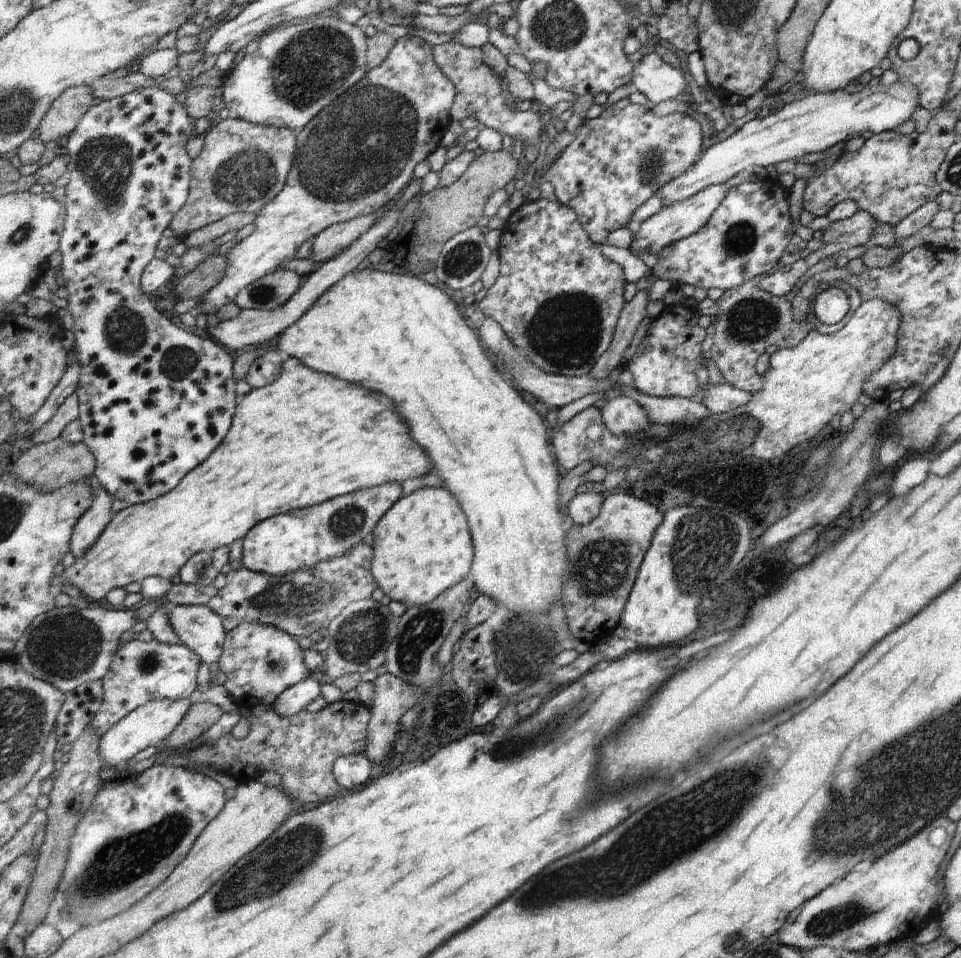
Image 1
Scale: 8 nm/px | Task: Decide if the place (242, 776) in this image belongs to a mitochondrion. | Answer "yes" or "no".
no

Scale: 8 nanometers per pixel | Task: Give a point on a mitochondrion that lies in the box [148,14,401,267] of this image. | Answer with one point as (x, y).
(312, 66)

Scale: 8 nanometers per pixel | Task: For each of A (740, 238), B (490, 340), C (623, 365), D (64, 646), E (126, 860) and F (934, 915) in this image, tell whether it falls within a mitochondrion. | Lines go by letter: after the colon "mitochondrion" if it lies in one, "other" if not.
A: mitochondrion
B: other
C: other
D: mitochondrion
E: mitochondrion
F: other

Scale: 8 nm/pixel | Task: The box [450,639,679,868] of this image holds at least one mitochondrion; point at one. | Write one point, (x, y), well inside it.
(509, 746)

